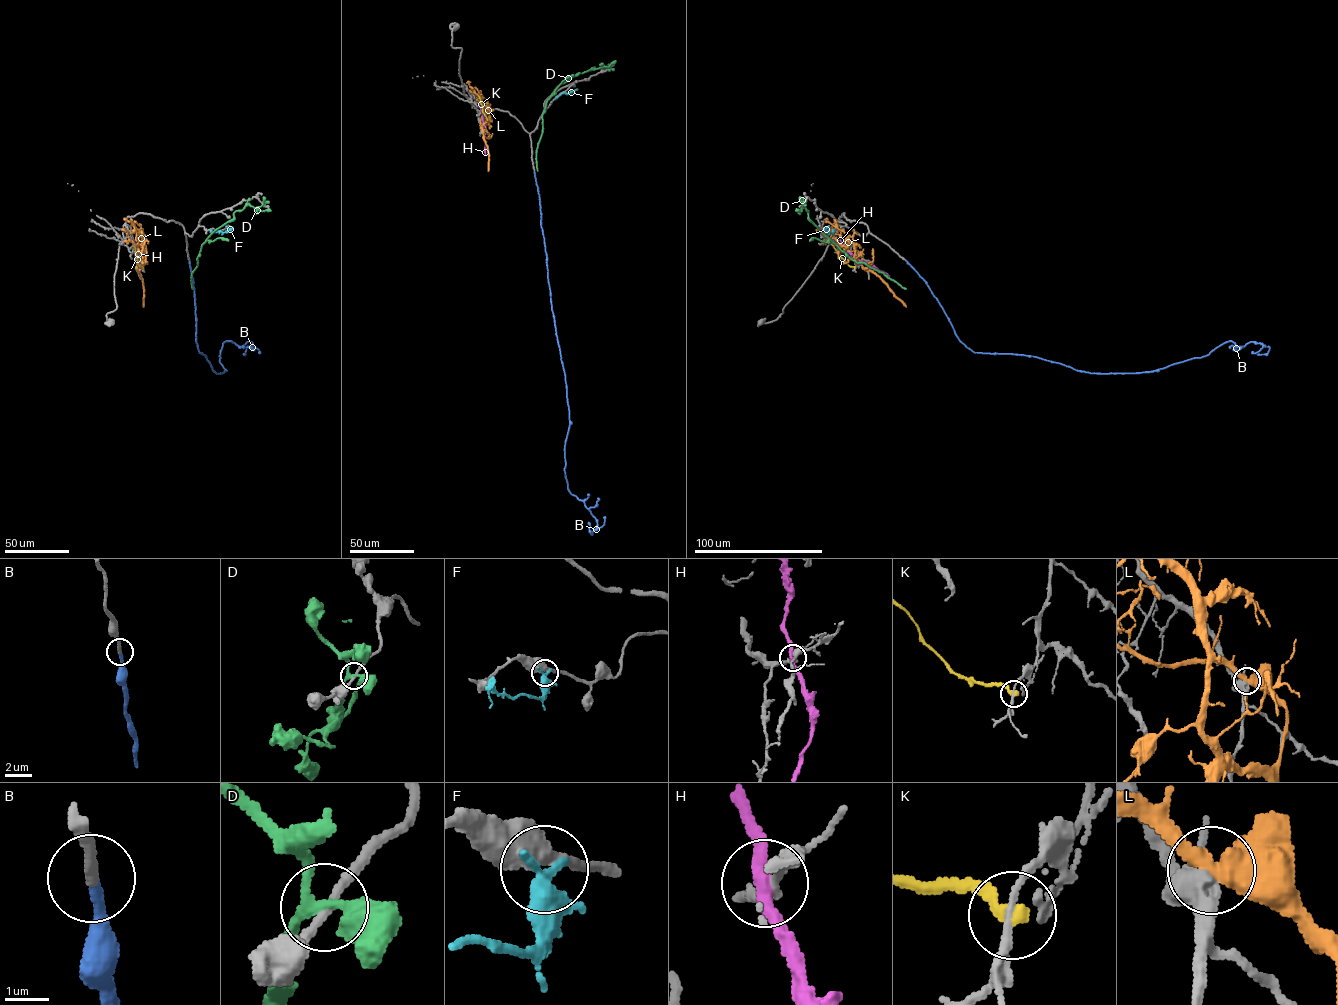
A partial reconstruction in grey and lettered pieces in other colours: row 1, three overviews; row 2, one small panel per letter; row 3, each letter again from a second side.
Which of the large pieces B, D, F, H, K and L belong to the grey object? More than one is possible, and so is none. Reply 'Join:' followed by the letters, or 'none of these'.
Join: B

